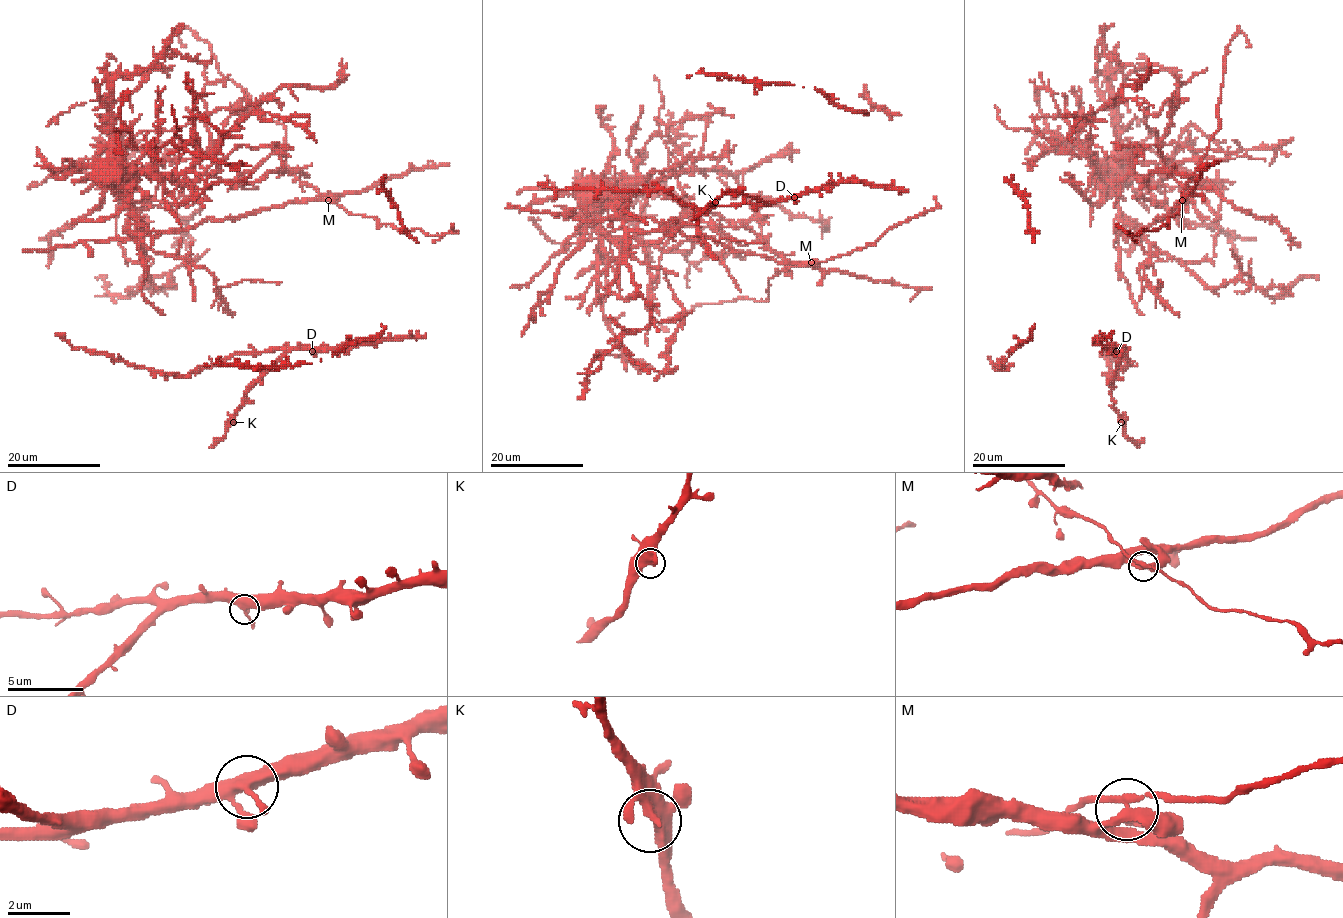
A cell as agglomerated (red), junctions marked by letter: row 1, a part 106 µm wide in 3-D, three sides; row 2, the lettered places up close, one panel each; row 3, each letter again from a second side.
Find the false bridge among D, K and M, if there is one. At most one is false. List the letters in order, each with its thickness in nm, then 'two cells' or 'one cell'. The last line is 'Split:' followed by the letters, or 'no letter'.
D: calibre 360 nm; one cell
K: calibre 400 nm; one cell
M: calibre 280 nm; two cells
Split: M

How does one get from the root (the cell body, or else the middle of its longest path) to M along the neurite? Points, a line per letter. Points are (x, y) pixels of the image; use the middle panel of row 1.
M: (590, 182), (595, 180), (621, 203), (626, 220), (651, 218), (691, 238), (713, 238), (736, 252), (811, 262)

